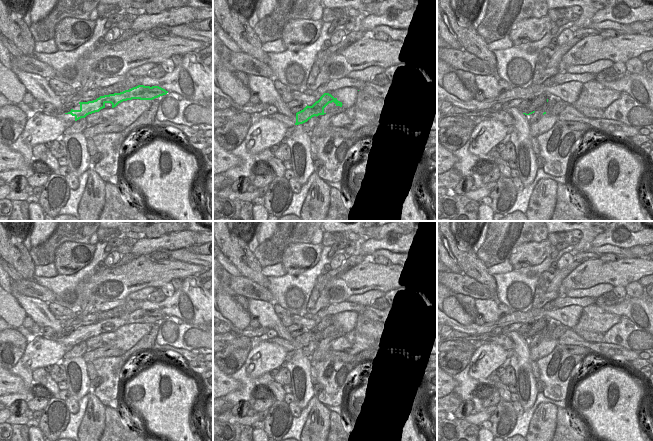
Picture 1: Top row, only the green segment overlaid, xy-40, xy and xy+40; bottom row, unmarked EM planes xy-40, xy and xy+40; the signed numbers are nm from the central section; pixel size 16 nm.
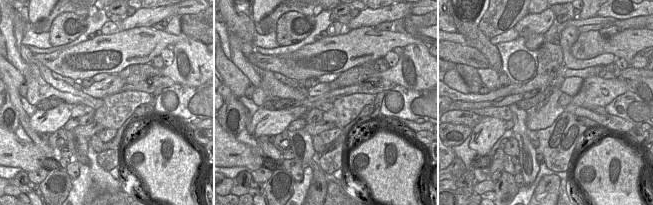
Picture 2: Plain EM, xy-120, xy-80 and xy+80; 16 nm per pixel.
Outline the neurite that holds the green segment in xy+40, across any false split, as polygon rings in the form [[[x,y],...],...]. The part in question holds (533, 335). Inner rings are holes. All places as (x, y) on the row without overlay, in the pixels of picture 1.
[[[541,318],[537,322],[535,322],[532,326],[530,324],[523,324],[522,327],[516,332],[525,339],[530,339],[537,334],[543,333],[546,336],[546,329],[544,328],[546,323],[547,323],[546,319]]]

